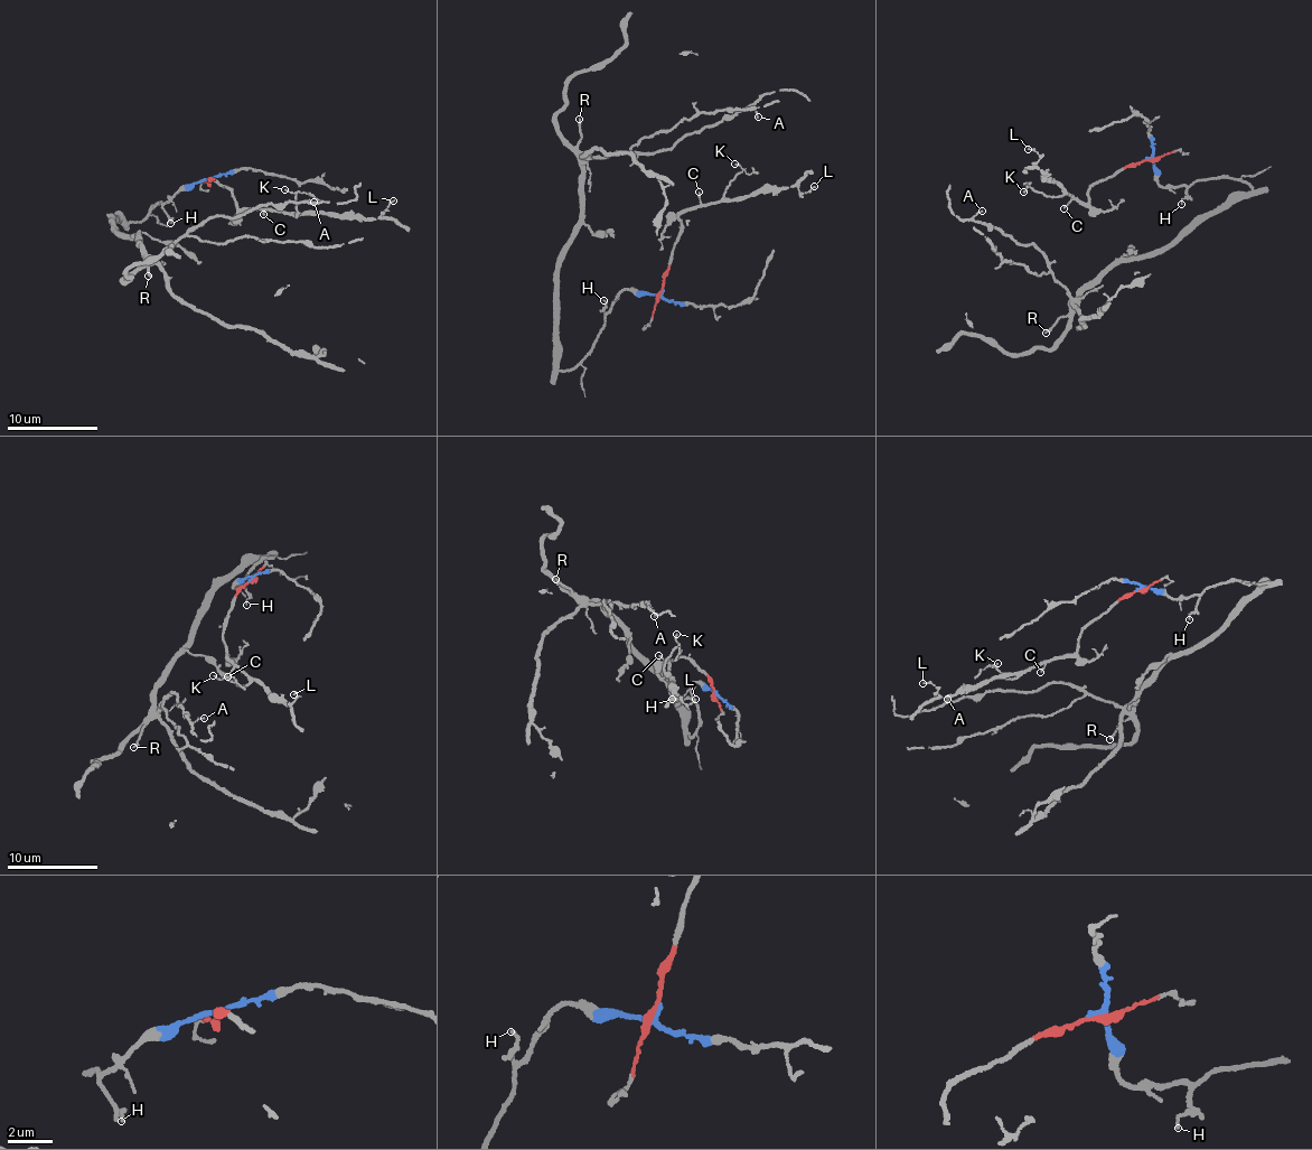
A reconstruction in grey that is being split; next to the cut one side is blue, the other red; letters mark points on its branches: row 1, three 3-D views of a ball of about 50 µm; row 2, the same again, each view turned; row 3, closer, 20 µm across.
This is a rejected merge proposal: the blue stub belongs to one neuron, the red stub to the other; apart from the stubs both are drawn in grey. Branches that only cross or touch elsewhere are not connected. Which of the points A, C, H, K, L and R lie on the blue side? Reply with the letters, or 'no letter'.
A, H, R

